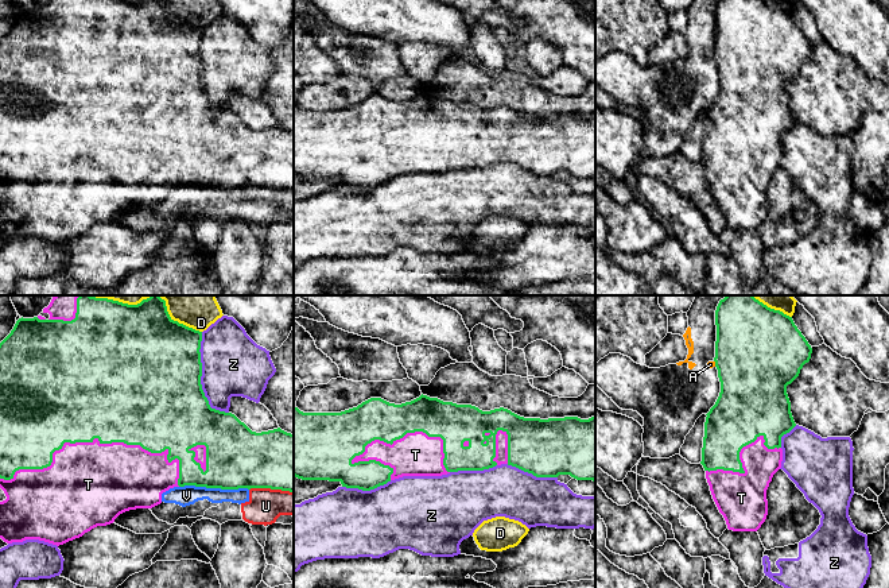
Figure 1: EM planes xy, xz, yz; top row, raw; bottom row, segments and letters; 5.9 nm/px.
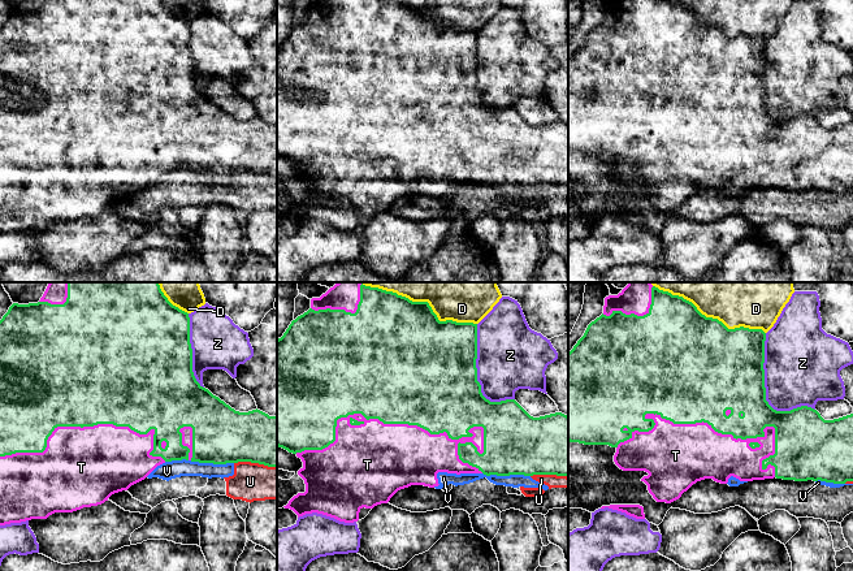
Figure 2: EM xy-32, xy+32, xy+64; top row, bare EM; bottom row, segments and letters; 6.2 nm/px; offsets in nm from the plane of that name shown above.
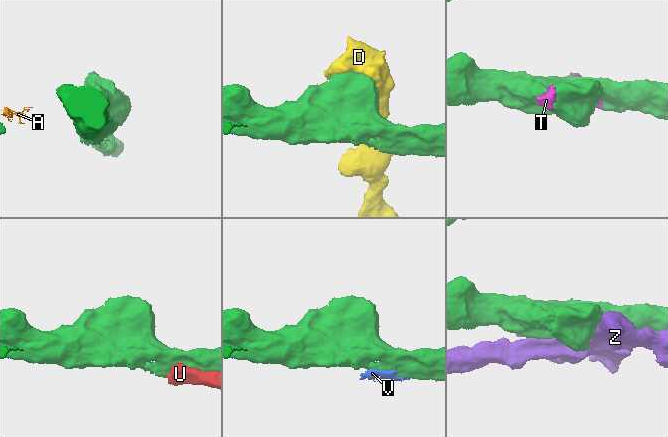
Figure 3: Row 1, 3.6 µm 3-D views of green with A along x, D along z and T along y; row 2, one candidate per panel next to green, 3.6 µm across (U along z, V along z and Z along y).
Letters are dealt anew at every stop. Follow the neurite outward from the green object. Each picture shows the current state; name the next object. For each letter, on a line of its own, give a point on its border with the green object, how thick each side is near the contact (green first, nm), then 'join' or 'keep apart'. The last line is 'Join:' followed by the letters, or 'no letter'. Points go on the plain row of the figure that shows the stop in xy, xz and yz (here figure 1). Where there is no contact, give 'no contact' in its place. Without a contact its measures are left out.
A: contact yz (715, 61); calibres 500 and 40 nm; keep apart
D: contact xy (178, 20); calibres 500 and 170 nm; keep apart
T: contact xy (89, 139); calibres 480 and 500 nm; join
U: contact xy (271, 186); calibres 360 and 200 nm; keep apart
V: contact xy (214, 185); calibres 360 and 120 nm; keep apart
Z: contact xy (200, 76); calibres 500 and 380 nm; keep apart
Join: T

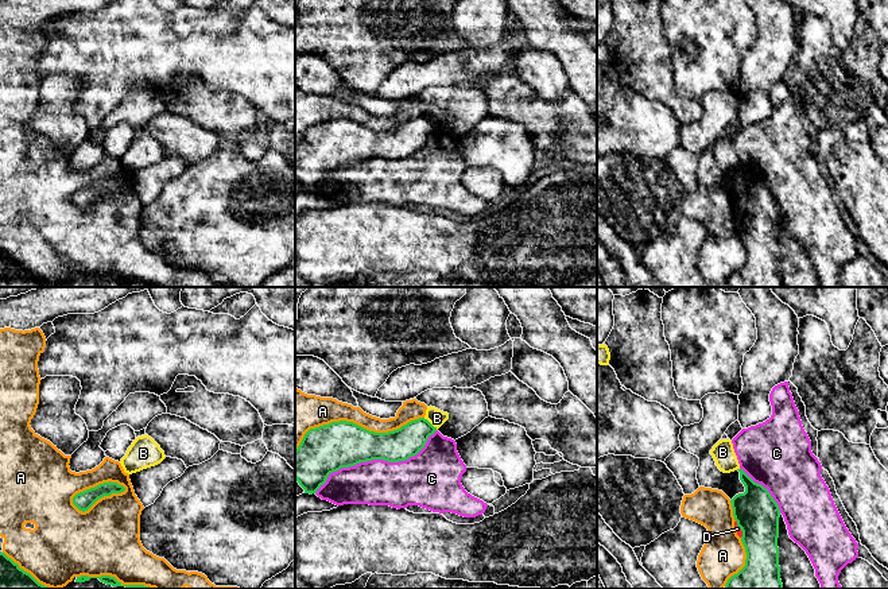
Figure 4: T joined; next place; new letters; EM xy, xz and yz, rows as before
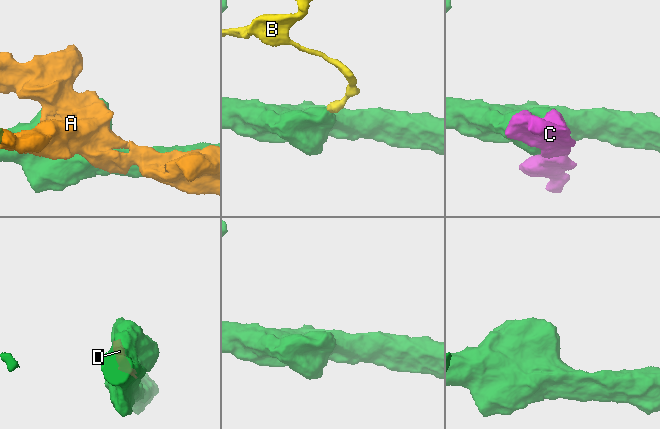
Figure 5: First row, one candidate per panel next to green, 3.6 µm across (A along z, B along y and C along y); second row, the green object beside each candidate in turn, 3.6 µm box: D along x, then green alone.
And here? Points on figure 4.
A: contact xz (356, 123); calibres 280 and 180 nm; keep apart
B: contact xz (429, 120); calibres 190 and 100 nm; keep apart
C: contact xz (375, 157); calibres 280 and 280 nm; keep apart
D: contact yz (740, 225); calibres 260 and 40 nm; keep apart
Join: no letter

